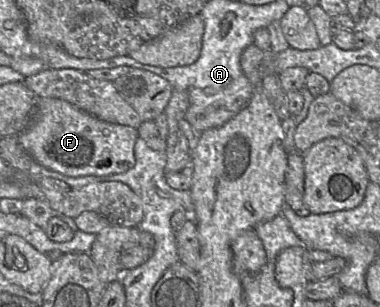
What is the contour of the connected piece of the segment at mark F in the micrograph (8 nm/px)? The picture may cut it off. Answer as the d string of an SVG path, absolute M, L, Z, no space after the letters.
M38 98L31 124L18 135L24 150L42 166L69 177L125 173L135 165L134 145L138 129L102 121L56 98Z

